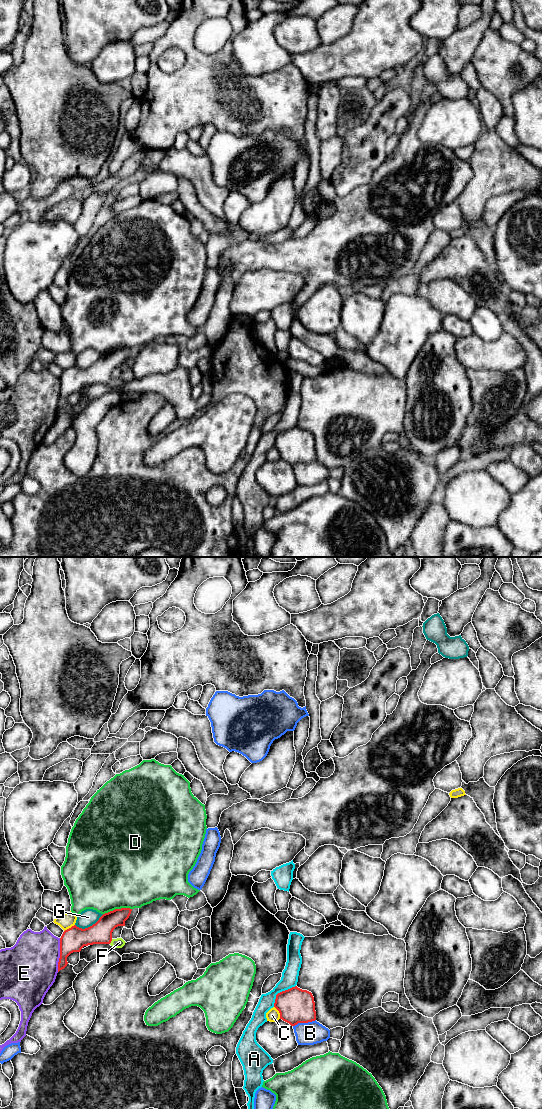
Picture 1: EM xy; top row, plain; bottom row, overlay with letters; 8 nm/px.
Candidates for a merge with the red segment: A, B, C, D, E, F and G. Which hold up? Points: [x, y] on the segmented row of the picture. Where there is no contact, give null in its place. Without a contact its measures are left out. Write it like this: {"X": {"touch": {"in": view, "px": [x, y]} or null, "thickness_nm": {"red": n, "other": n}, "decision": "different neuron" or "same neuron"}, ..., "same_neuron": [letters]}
{"A": {"touch": {"in": "xy", "px": [280, 992]}, "thickness_nm": {"red": 280, "other": 140}, "decision": "different neuron"}, "B": {"touch": {"in": "xy", "px": [304, 1022]}, "thickness_nm": {"red": 280, "other": 180}, "decision": "different neuron"}, "C": {"touch": {"in": "xy", "px": [279, 1012]}, "thickness_nm": {"red": 280, "other": 100}, "decision": "different neuron"}, "D": {"touch": {"in": "xy", "px": [117, 909]}, "thickness_nm": {"red": 180, "other": 500}, "decision": "different neuron"}, "E": {"touch": {"in": "xy", "px": [60, 955]}, "thickness_nm": {"red": 190, "other": 440}, "decision": "different neuron"}, "F": {"touch": {"in": "xy", "px": [111, 940]}, "thickness_nm": {"red": 180, "other": 80}, "decision": "same neuron"}, "G": {"touch": {"in": "xy", "px": [90, 926]}, "thickness_nm": {"red": 190, "other": 140}, "decision": "different neuron"}, "same_neuron": ["F"]}

